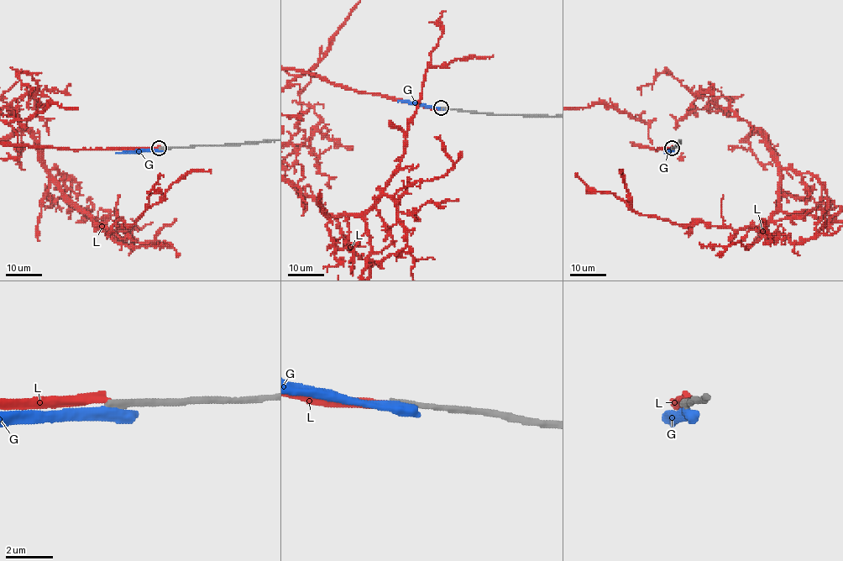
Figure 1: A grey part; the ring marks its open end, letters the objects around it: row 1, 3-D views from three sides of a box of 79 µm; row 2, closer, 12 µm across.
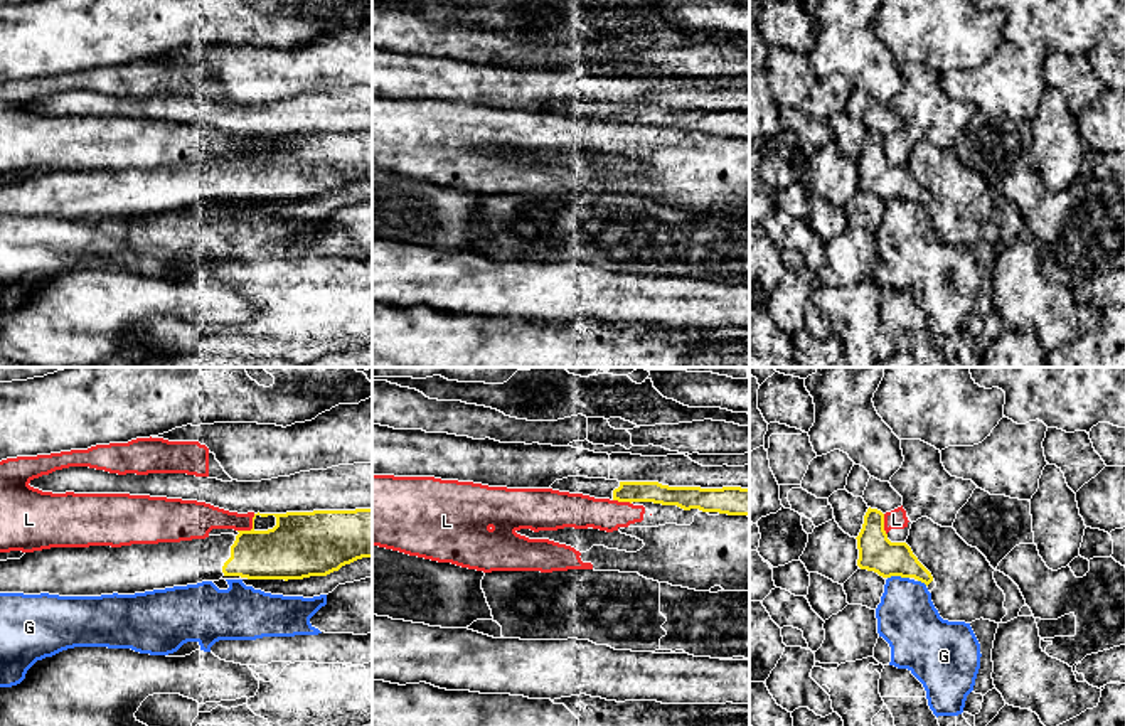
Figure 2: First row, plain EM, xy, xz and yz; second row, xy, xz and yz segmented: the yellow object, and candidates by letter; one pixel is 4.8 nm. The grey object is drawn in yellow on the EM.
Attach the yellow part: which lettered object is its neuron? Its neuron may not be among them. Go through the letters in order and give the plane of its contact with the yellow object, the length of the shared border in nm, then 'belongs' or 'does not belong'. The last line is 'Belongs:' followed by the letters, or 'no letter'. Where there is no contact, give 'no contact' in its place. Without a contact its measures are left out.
G: yz | 100 nm | does not belong
L: xy | 120 nm | does not belong
Belongs: no letter

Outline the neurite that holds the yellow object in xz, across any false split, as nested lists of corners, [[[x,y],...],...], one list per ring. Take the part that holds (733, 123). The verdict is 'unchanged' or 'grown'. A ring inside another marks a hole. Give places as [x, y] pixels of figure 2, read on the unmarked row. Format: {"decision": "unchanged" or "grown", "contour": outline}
{"decision": "grown", "contour": [[[568,99],[556,103],[552,113],[583,116],[618,125],[653,125],[684,133],[719,135],[749,140],[749,111],[669,109],[658,104],[618,104],[606,101]]]}

